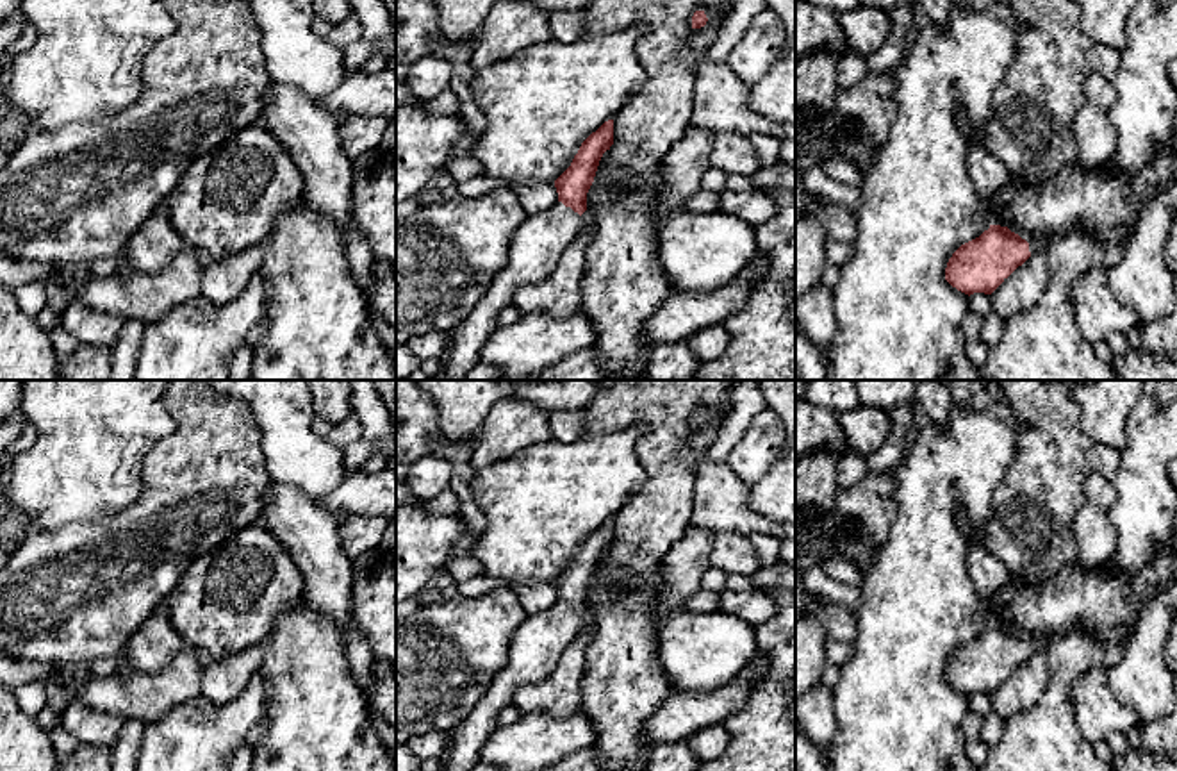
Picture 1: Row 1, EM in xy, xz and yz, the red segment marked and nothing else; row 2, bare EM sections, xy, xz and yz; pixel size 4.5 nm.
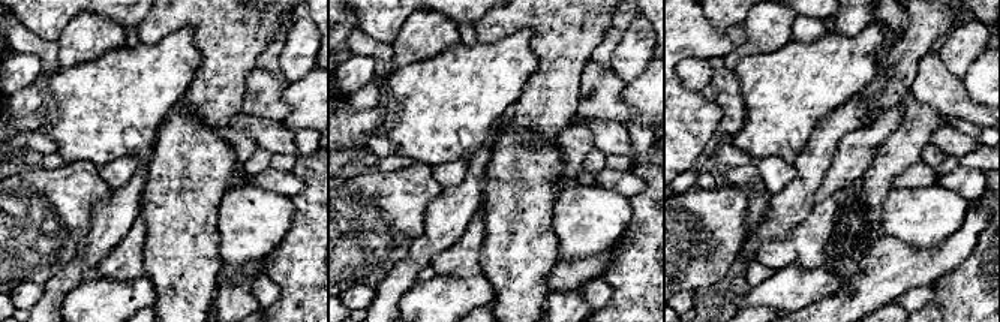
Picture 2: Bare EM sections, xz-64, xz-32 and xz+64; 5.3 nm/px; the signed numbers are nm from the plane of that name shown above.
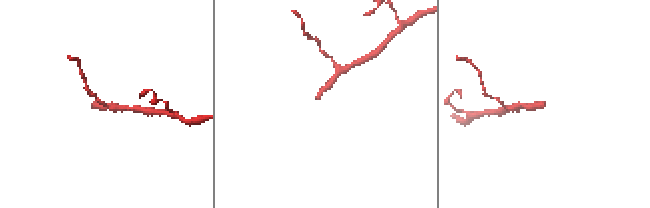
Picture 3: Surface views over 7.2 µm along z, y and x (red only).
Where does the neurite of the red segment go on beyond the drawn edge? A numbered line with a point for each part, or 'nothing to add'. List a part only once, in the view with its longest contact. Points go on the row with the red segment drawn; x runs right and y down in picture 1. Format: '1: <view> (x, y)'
1: yz (1037, 245)

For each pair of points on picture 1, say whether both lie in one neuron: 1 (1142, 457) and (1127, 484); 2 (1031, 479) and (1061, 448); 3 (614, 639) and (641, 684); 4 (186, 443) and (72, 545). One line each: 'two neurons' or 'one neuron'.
1: one neuron
2: one neuron
3: one neuron
4: one neuron

